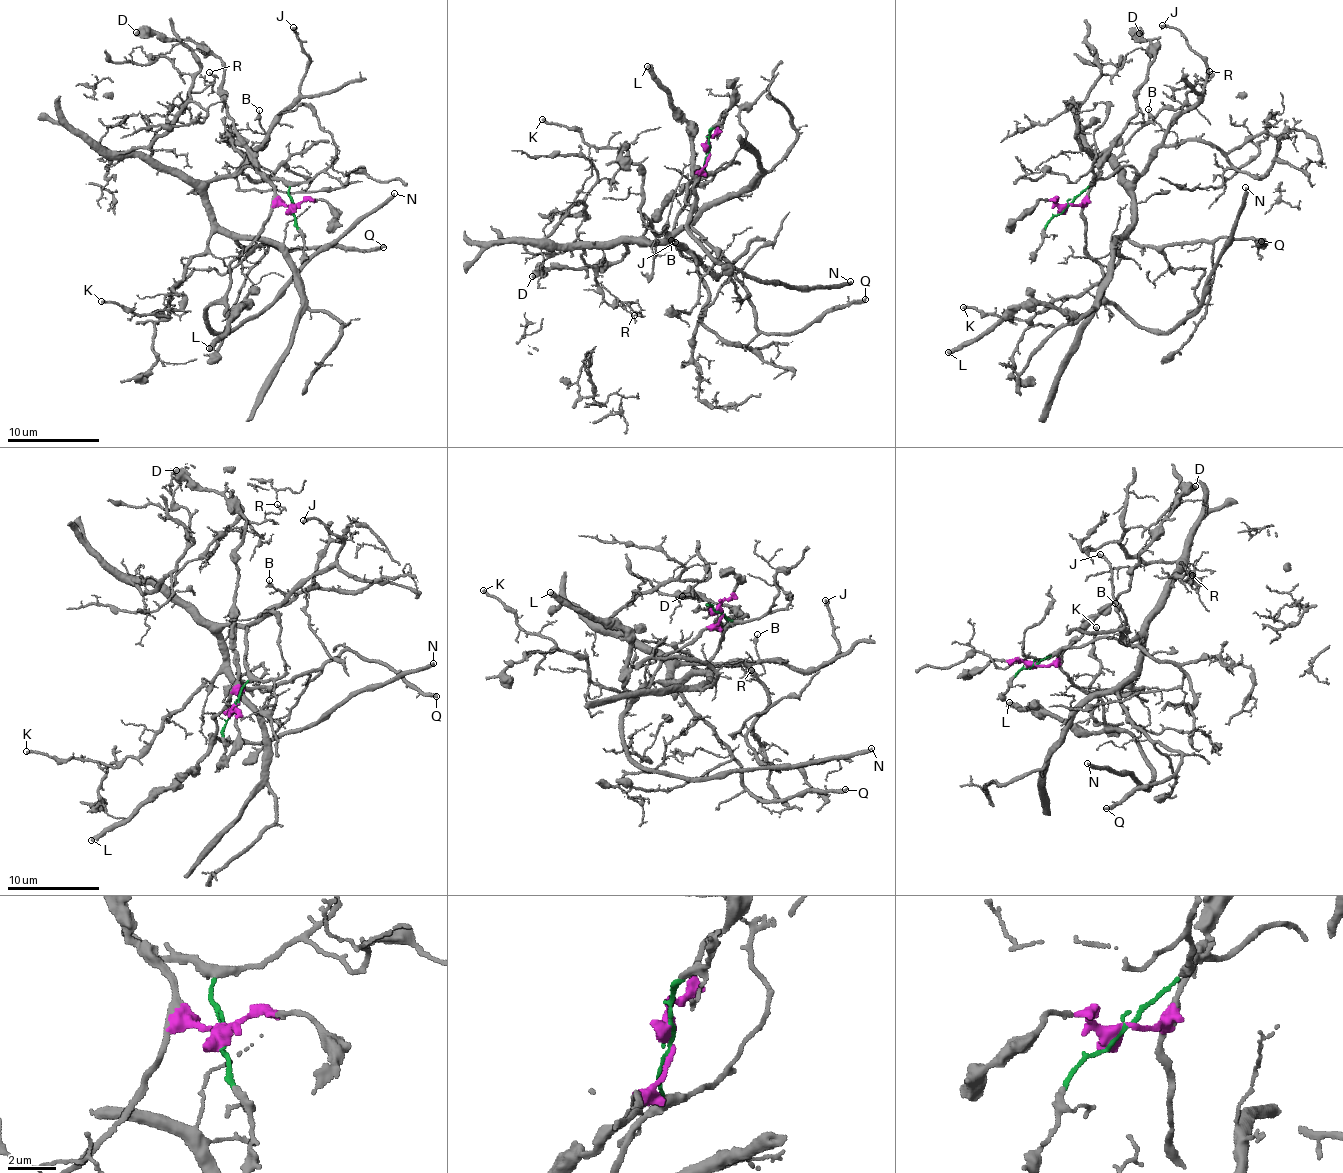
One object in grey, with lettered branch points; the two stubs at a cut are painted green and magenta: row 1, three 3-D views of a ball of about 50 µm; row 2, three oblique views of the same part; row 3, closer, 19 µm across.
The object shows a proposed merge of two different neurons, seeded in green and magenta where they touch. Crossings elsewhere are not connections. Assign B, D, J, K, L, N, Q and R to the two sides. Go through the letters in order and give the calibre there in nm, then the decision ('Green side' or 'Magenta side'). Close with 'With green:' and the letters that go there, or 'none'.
B: Thickness 260 nm. Green side
D: Thickness 550 nm. Magenta side
J: Thickness 260 nm. Green side
K: Thickness 200 nm. Green side
L: Thickness 420 nm. Magenta side
N: Thickness 280 nm. Magenta side
Q: Thickness 280 nm. Green side
R: Thickness 150 nm. Green side
With green: B, J, K, Q, R

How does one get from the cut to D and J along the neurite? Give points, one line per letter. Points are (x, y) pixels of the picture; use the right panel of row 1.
D: (1066, 207), (1079, 205), (1100, 159), (1137, 112), (1136, 91), (1153, 61), (1151, 41), (1139, 41), (1139, 32)
J: (1066, 207), (1122, 167), (1145, 169), (1172, 122), (1197, 101), (1206, 80), (1202, 57), (1186, 36), (1161, 25)

